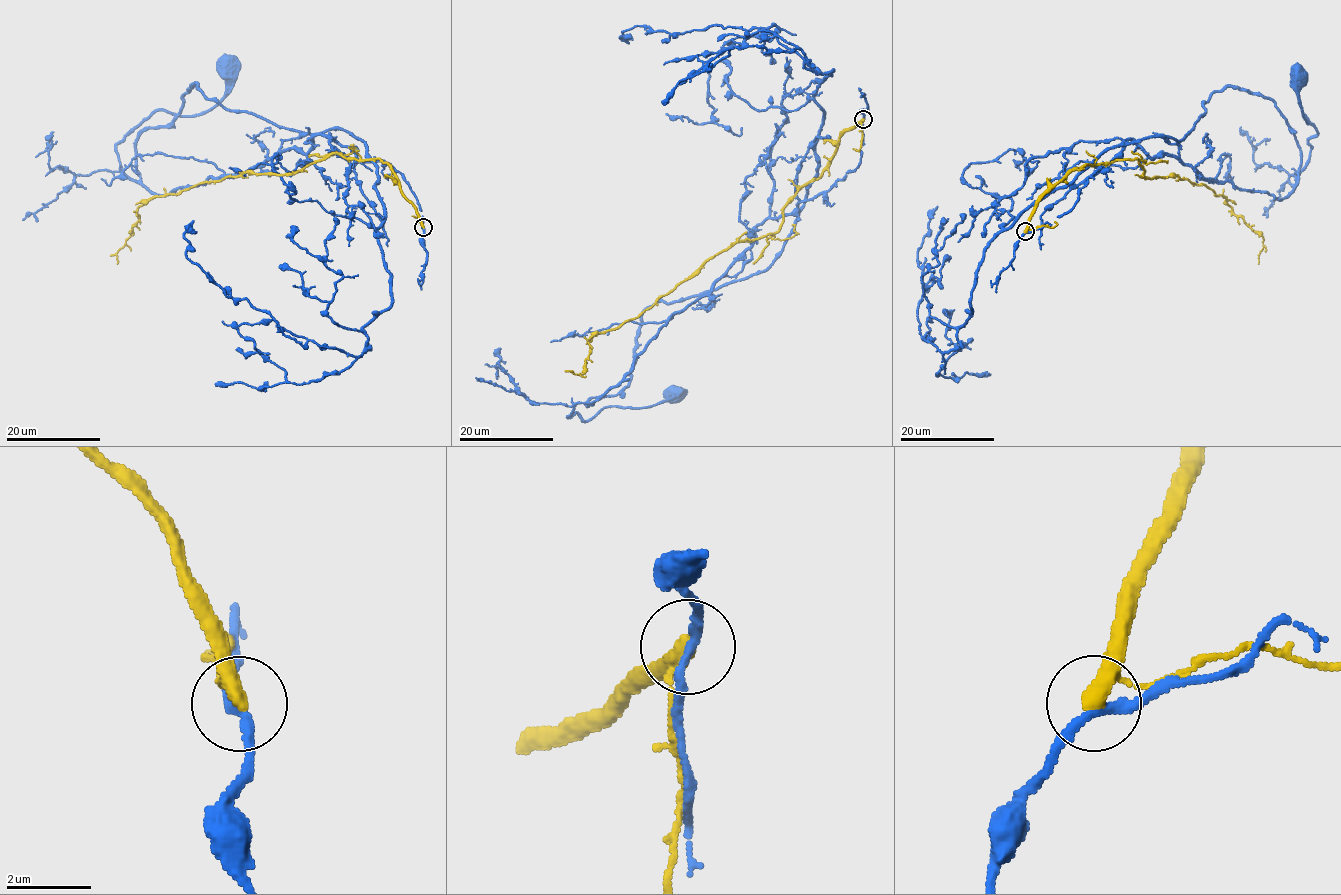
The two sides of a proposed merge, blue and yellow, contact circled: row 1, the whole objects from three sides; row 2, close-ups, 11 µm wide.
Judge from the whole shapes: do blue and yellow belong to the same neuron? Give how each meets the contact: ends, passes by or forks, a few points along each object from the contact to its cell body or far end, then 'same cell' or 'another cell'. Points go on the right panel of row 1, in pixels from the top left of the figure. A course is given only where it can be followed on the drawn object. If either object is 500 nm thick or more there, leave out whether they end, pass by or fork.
blue passes by; yellow passes by; blue runs (1025, 232), (1068, 212), (1126, 140), (1151, 158), (1172, 154), (1202, 177), (1285, 198), (1317, 131), (1296, 78); yellow runs (1025, 232), (1034, 206), (1072, 171), (1137, 159), (1149, 179), (1176, 175), (1226, 199), (1263, 236), (1258, 264); another cell

